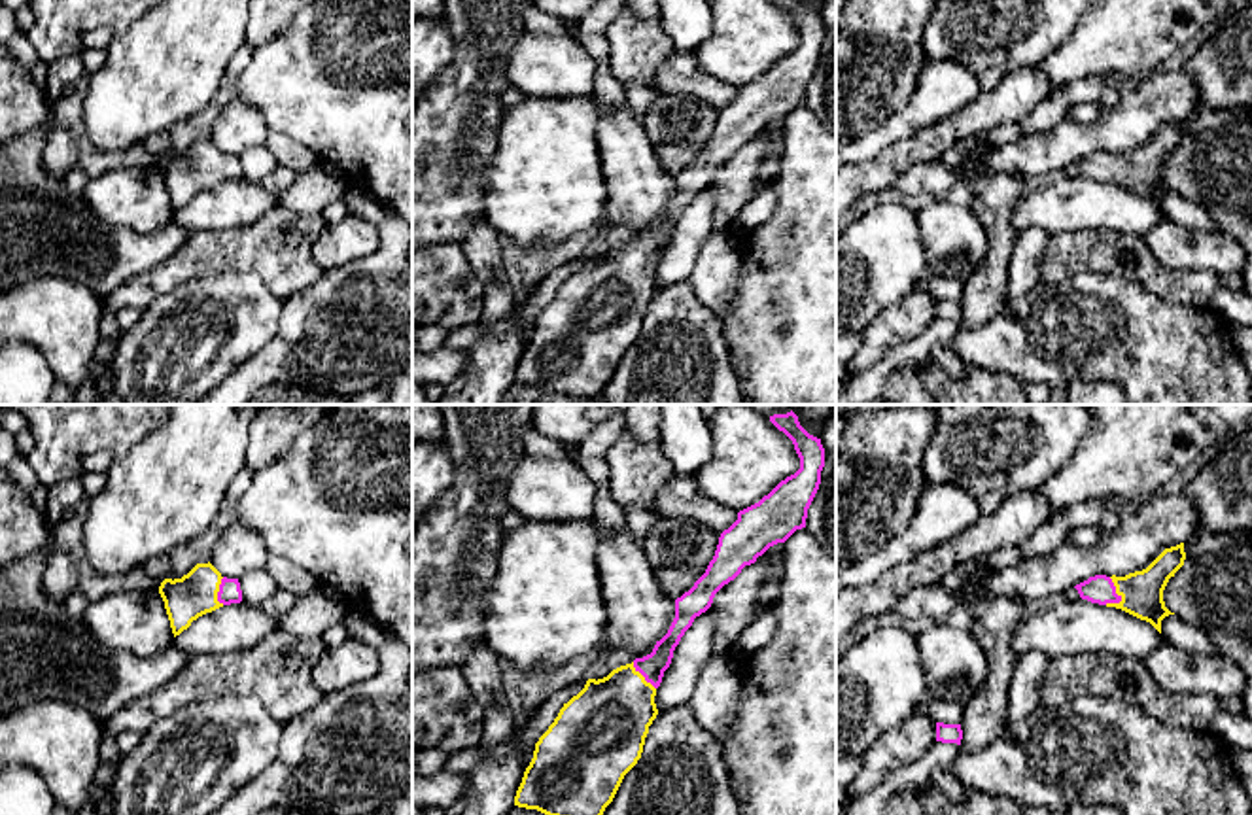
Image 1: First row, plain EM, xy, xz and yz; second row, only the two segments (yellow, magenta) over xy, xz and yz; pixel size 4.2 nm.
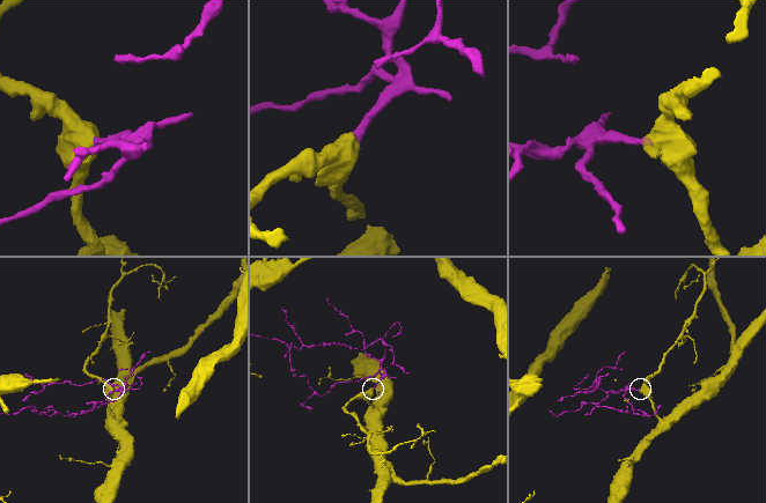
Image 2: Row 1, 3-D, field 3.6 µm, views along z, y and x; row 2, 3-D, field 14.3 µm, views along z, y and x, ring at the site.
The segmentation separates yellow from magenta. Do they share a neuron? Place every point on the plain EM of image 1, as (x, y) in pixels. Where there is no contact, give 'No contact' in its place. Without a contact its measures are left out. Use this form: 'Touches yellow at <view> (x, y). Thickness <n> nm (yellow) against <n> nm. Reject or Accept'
Touches yellow at yz (1116, 167). Thickness 180 nm (yellow) against 120 nm. Accept

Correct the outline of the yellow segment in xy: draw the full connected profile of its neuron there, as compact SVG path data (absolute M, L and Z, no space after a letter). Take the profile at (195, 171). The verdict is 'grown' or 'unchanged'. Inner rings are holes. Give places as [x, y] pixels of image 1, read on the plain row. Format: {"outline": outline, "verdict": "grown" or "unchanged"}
{"outline": "M210 138L197 140L182 155L165 155L159 170L165 178L174 214L199 193L242 178L238 155L223 153Z", "verdict": "grown"}

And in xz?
{"outline": "M800 0L774 2L792 17L800 34L800 45L781 57L758 79L739 87L738 96L721 110L705 149L688 168L675 176L675 195L651 231L613 246L603 255L588 255L584 265L564 280L554 299L535 320L533 335L516 367L514 382L569 397L600 395L613 378L624 352L641 335L649 303L658 291L654 280L656 265L685 208L696 193L711 183L715 170L734 157L745 142L755 140L770 123L785 119L796 106L806 104L808 85L821 61L825 25L821 15L809 11Z", "verdict": "grown"}

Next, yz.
{"outline": "M1184 119L1165 125L1146 146L1125 153L1095 151L1076 161L1082 176L1122 185L1150 199L1161 210L1161 197L1171 189L1163 166L1171 153L1184 142Z", "verdict": "grown"}

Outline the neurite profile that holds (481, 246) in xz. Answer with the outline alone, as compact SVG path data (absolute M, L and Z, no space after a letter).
M484 219L477 223L461 242L461 250L484 289L494 284L503 270L499 236L488 219Z

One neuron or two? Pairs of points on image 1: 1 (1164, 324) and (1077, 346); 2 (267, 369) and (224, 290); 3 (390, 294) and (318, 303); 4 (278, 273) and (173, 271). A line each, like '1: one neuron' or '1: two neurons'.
1: one neuron
2: two neurons
3: one neuron
4: one neuron

